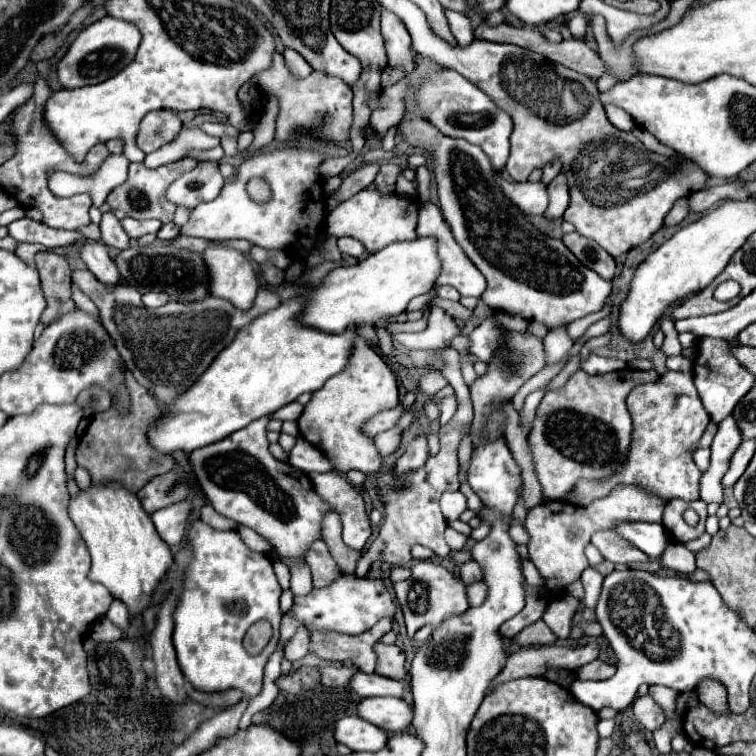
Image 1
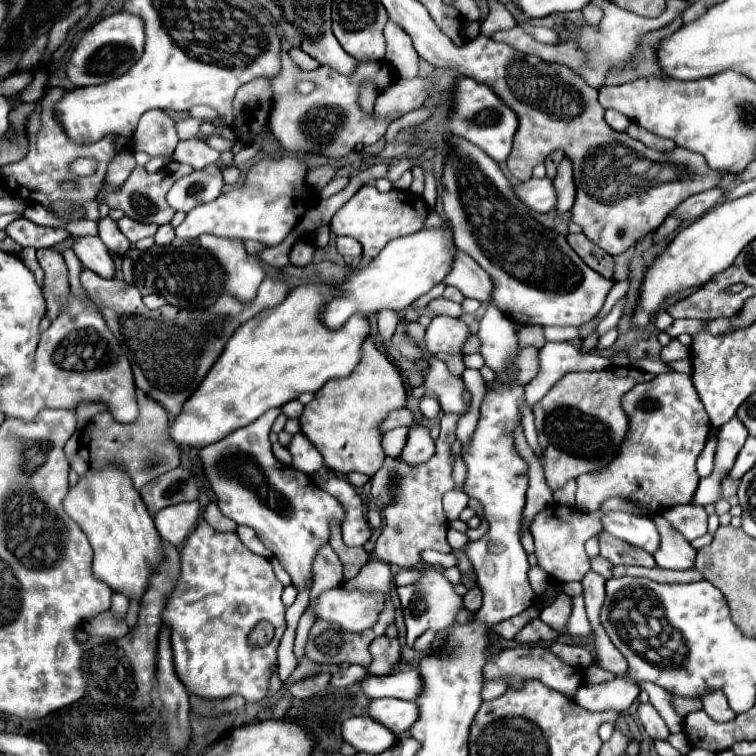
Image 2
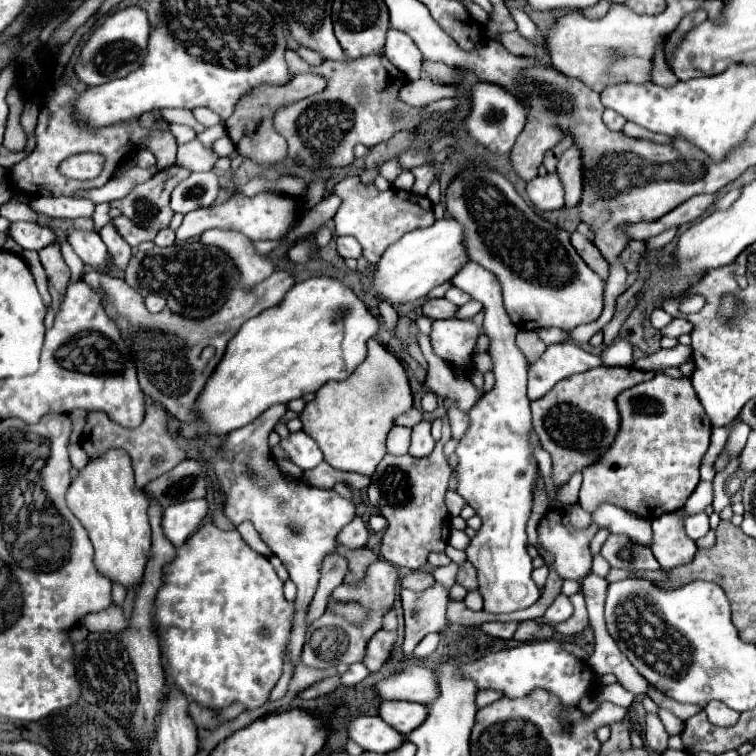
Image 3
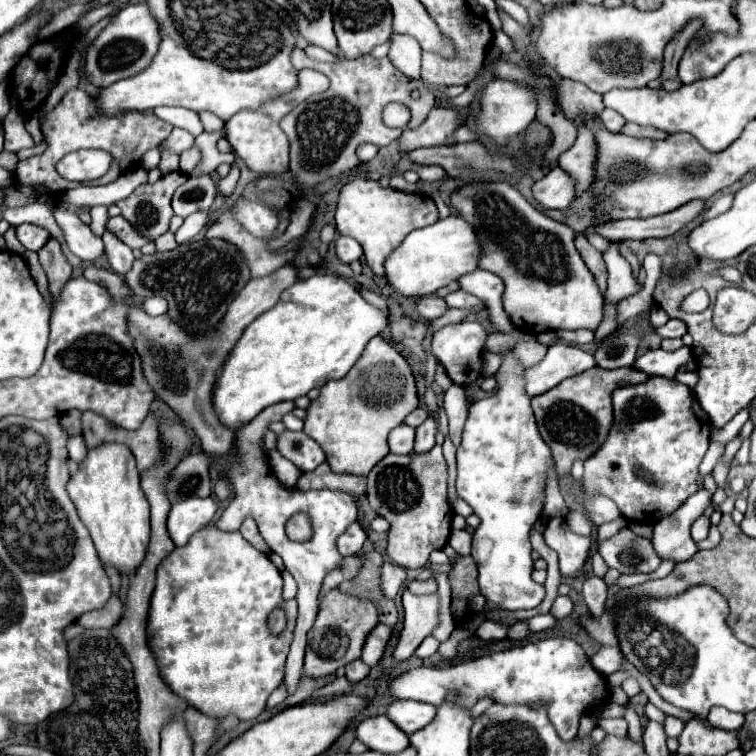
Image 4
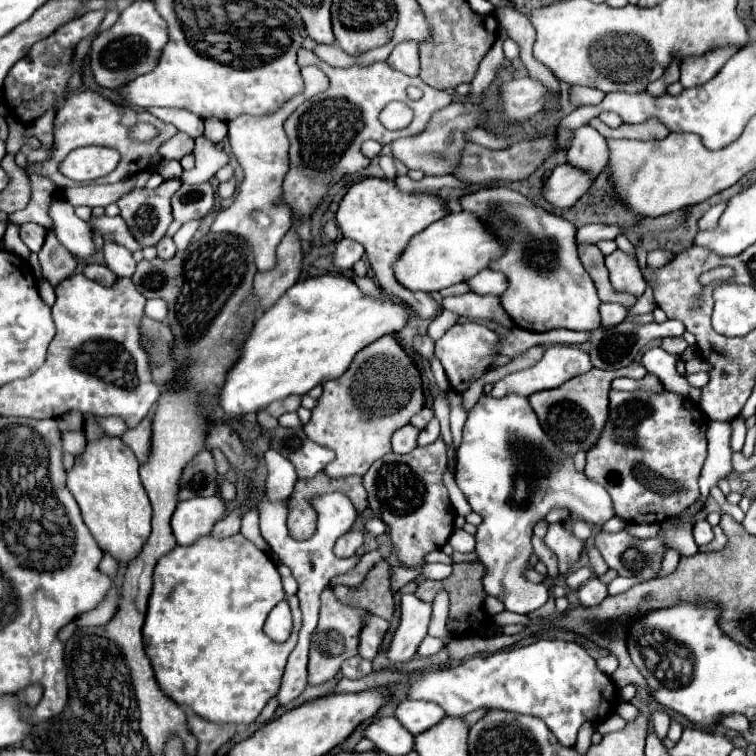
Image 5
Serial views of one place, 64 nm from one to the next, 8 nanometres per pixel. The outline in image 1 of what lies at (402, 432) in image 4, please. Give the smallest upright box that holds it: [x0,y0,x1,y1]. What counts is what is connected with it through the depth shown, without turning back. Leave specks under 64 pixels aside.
[376,428,404,456]

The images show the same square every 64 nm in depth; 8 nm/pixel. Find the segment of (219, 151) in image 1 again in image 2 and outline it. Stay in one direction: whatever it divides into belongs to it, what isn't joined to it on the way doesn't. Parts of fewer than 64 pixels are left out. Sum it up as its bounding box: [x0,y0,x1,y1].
[174,139,220,170]

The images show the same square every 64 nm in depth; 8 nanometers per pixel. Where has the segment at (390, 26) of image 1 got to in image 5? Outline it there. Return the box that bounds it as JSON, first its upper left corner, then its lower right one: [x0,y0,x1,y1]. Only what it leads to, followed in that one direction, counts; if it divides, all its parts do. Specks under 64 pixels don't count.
[386,42,420,76]

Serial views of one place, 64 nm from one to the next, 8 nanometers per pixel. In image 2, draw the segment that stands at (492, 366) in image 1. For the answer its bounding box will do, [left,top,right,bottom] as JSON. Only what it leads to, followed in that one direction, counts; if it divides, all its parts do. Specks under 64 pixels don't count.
[518,348,538,384]

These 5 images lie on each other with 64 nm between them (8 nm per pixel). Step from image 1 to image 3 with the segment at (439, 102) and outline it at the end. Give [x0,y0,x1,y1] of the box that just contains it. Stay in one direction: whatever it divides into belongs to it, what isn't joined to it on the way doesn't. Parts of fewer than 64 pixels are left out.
[464,82,528,154]

